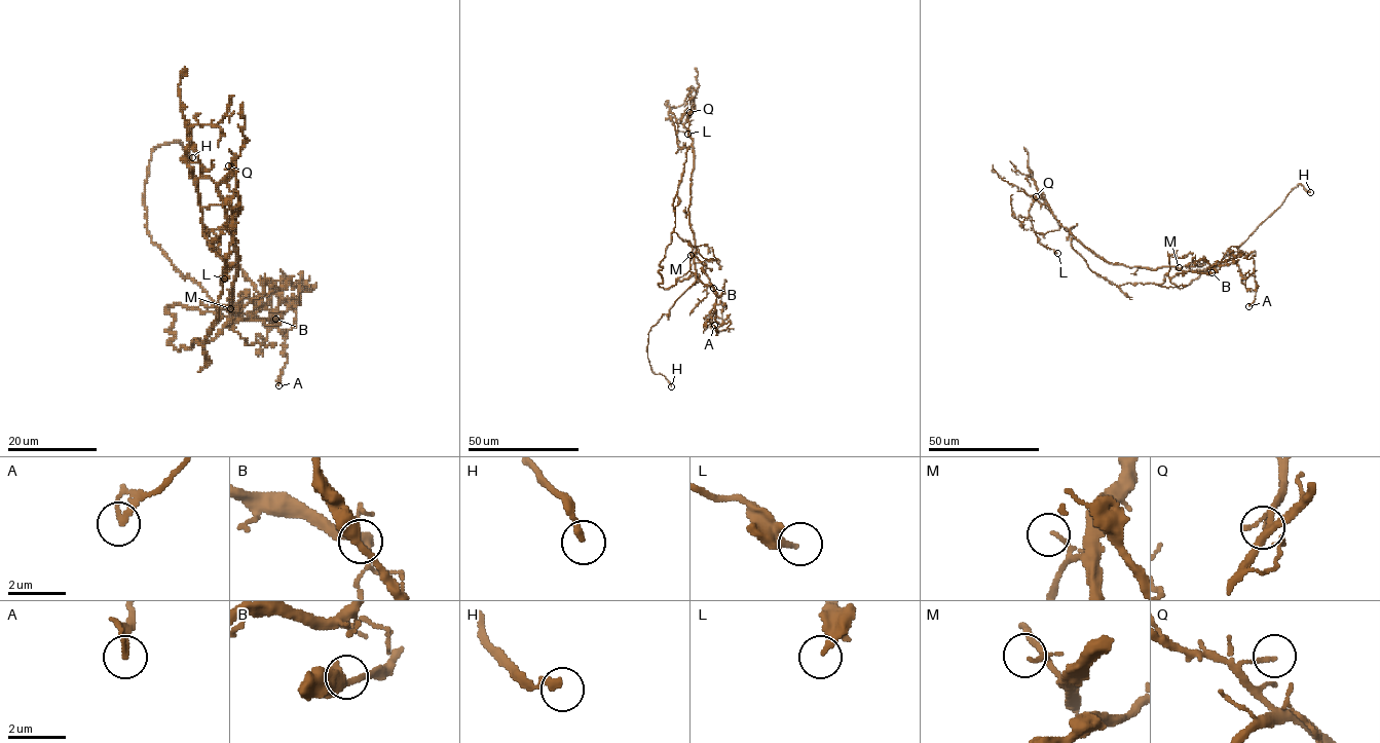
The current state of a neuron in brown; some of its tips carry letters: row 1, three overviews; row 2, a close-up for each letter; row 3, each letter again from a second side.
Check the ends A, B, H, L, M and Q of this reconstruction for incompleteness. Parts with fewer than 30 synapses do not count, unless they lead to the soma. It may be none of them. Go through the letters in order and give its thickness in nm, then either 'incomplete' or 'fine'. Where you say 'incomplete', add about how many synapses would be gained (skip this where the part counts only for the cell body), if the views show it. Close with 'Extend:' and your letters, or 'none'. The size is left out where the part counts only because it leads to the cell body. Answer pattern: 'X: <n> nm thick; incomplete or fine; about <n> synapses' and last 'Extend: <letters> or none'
A: 170 nm thick; fine
B: 400 nm thick; fine
H: 240 nm thick; incomplete
L: 240 nm thick; fine
M: 90 nm thick; fine
Q: 100 nm thick; fine
Extend: H

